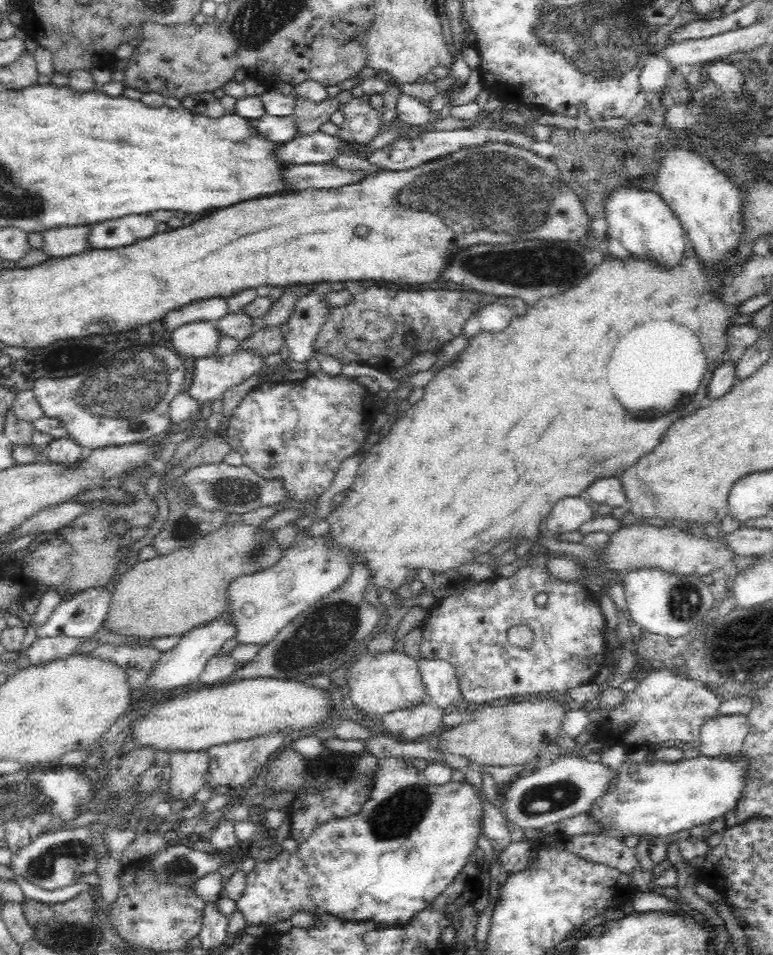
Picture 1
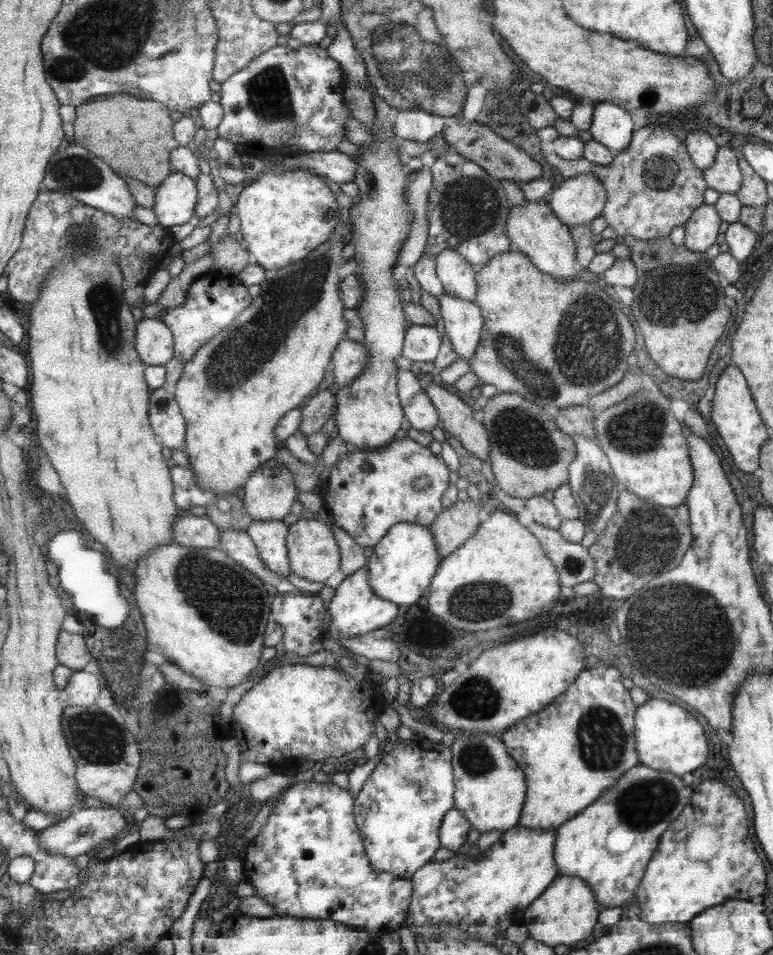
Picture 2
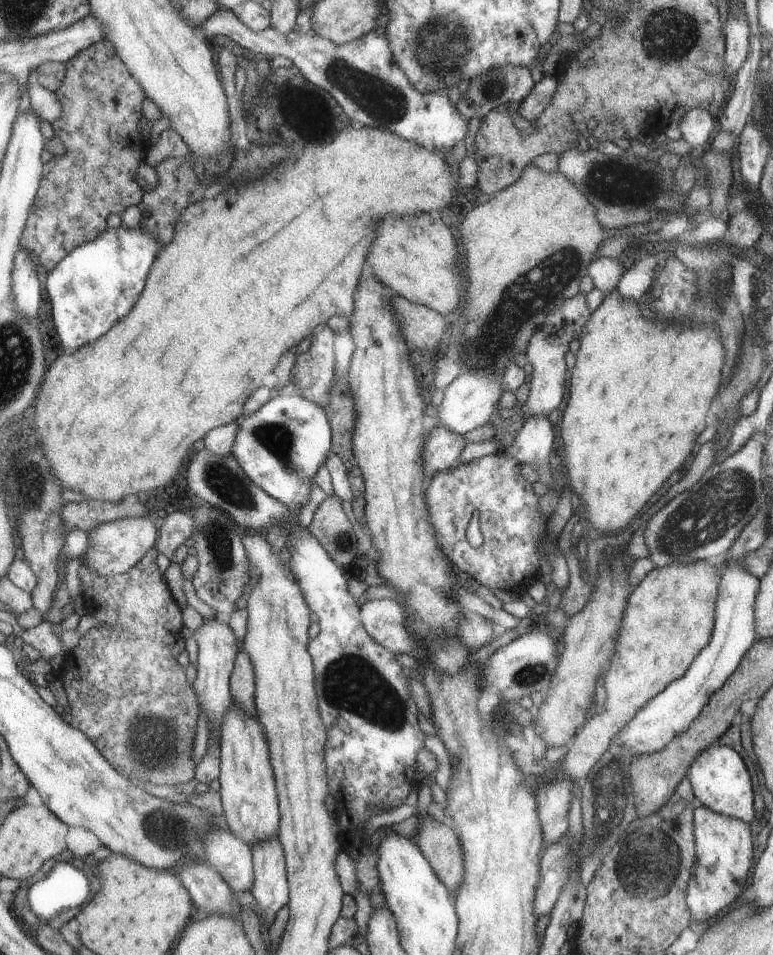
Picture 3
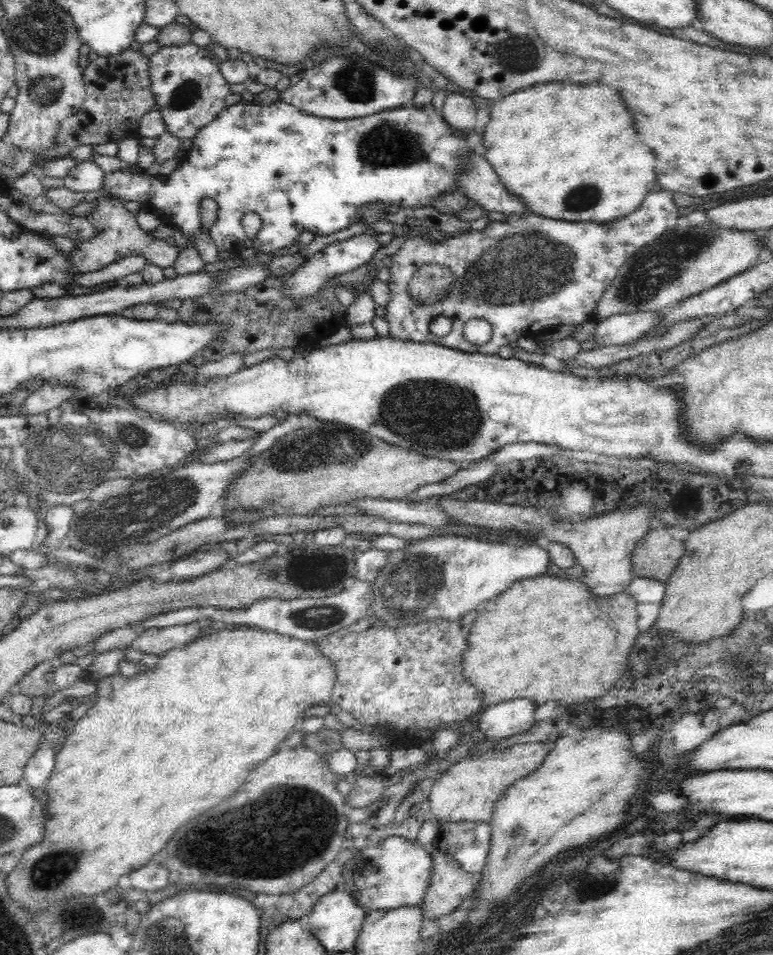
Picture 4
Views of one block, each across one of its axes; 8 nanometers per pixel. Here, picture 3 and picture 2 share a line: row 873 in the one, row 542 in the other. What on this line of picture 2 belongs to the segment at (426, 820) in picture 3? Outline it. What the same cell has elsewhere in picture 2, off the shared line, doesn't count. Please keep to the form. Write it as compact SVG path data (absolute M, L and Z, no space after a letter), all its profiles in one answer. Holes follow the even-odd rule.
M479 500L456 501L442 509L433 520L430 530L441 559L452 554L475 534L475 528L479 526L477 512L479 512Z

